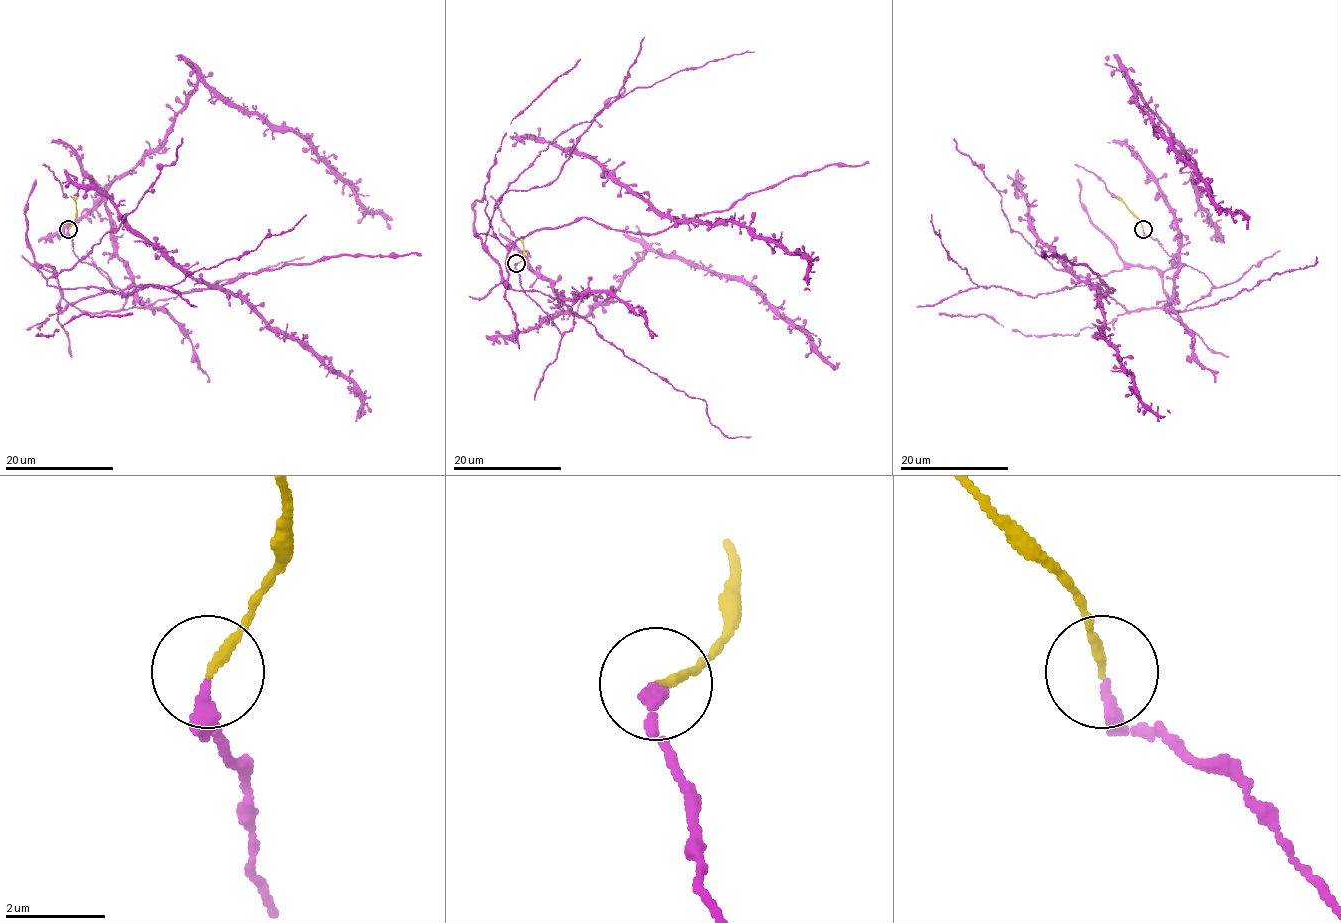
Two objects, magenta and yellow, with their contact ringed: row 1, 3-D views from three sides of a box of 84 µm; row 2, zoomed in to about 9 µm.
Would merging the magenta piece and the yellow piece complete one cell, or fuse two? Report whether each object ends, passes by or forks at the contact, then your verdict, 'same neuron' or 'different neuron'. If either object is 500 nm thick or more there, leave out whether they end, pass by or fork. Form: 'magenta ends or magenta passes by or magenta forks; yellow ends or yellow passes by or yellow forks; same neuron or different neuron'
magenta ends; yellow ends; same neuron

